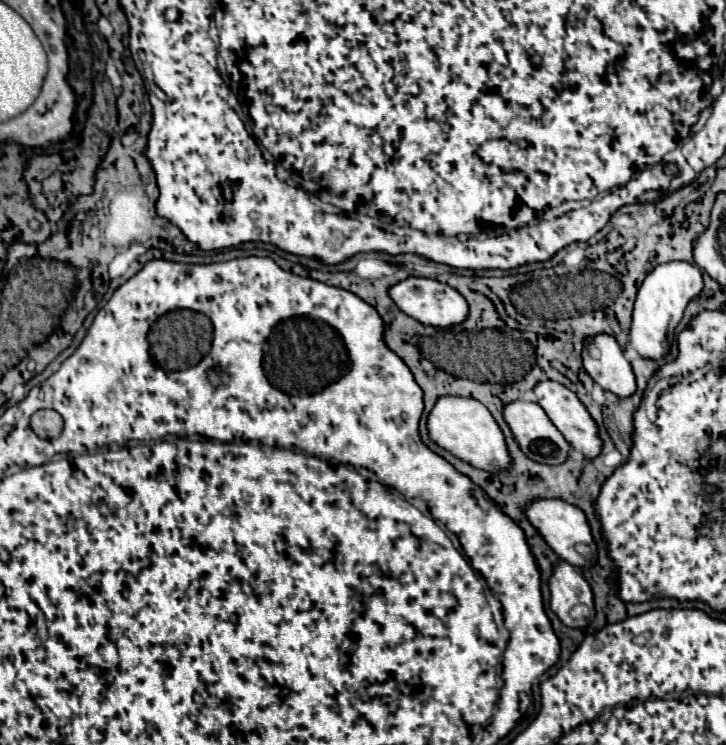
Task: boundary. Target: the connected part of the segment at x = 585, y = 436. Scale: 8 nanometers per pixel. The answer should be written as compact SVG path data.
M541 380L535 384L533 388L533 394L537 398L537 404L545 410L547 418L551 420L551 424L563 434L563 438L577 450L581 452L583 456L587 458L595 458L601 450L601 440L597 436L597 426L595 422L591 420L589 412L585 410L585 406L579 402L579 398L563 384L555 382L555 380Z

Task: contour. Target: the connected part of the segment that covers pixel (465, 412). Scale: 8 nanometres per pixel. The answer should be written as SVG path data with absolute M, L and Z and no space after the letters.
M439 396L427 416L427 432L437 446L445 448L453 456L475 468L497 472L511 460L501 428L479 400L463 396Z

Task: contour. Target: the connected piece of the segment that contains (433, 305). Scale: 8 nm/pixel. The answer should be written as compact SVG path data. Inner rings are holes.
M405 278L389 288L389 296L399 306L399 310L403 310L407 316L421 320L423 324L433 324L441 328L463 322L469 312L465 298L455 288L441 284L437 280L431 280L431 278Z

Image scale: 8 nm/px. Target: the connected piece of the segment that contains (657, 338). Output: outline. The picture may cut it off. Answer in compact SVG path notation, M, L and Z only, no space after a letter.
M689 262L659 264L647 274L647 278L643 280L637 292L633 324L631 324L631 344L643 358L657 360L667 354L671 338L673 338L673 330L683 316L685 304L693 300L693 296L697 296L701 288L703 288L701 270Z

